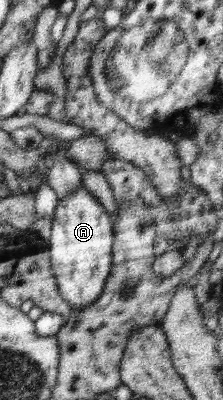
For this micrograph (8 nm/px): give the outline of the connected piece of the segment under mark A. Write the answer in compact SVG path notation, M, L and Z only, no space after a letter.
M85 187L58 201L52 219L47 251L59 295L75 309L83 309L99 297L111 276L113 227L110 215Z

